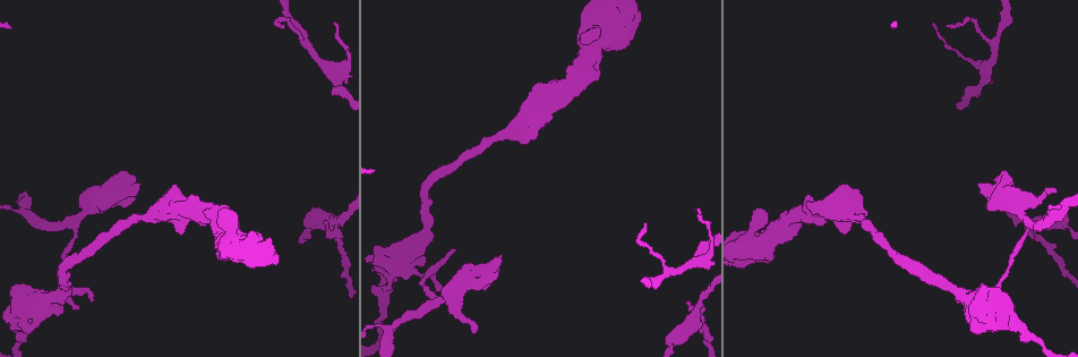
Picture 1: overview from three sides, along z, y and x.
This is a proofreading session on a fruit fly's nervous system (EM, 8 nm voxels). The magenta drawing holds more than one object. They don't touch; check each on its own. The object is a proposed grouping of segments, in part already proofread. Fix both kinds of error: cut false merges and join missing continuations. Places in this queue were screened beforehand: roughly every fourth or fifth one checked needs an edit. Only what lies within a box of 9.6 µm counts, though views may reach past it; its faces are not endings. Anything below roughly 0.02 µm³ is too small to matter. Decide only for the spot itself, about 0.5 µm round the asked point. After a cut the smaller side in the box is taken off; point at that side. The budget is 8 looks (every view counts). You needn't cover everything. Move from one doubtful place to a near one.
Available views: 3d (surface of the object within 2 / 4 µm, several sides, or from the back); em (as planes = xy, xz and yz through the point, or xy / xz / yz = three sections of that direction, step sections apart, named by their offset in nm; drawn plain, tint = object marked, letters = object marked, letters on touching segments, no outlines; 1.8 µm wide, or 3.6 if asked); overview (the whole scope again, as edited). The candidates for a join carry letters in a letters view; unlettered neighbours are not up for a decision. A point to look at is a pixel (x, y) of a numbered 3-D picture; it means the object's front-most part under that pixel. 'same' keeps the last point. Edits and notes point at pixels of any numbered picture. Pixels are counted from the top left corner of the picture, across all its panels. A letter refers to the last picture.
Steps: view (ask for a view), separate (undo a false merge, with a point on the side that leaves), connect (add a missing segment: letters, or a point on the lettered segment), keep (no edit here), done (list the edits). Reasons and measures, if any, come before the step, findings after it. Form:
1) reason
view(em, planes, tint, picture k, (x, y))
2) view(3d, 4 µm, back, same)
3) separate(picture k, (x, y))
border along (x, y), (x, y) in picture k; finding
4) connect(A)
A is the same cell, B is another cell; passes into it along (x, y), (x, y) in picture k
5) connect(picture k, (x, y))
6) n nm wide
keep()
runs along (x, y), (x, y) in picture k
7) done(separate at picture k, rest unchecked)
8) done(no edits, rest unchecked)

arms part here
view(3d, 2 µm, picture 1, (695, 307))

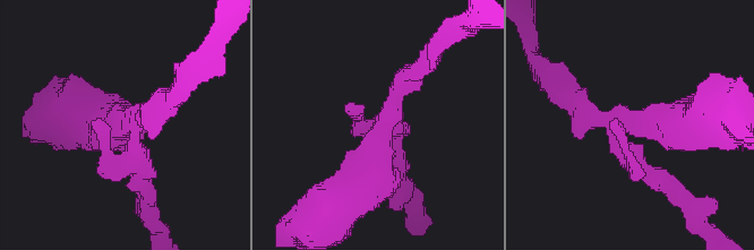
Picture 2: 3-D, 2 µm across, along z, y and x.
shape alone is not enough
view(em, planes, letters, picture 2, (635, 131))

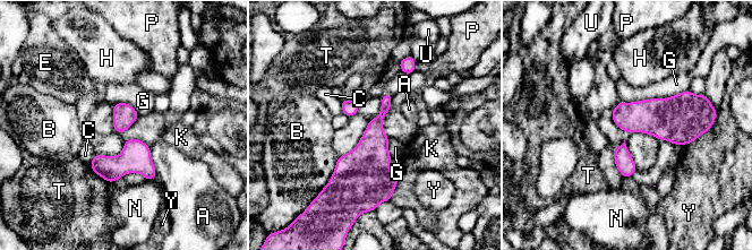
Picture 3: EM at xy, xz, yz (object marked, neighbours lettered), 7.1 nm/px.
160 nm wide; G touches over 480 nm
separate(picture 3, (386, 98))
A, B, C, E, G, H, K, N, P, T, U and Y are other cells; two cells meet here

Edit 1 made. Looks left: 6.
view(overview)

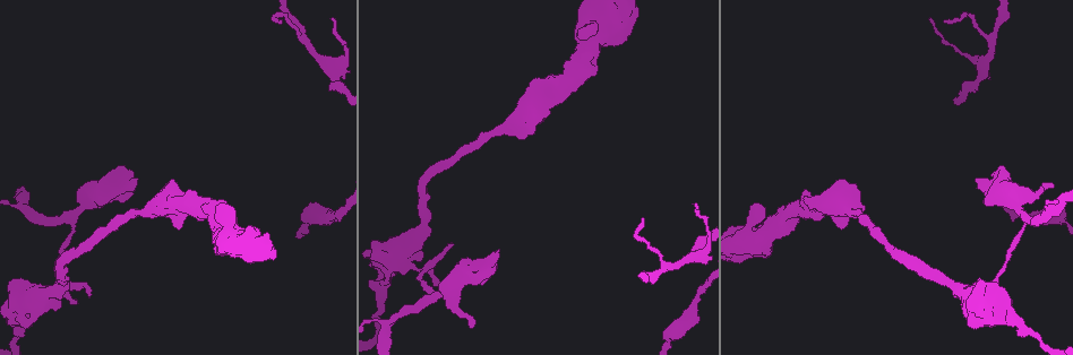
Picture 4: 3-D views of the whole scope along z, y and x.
branch point
view(em, planes, letters, picture 4, (698, 258))

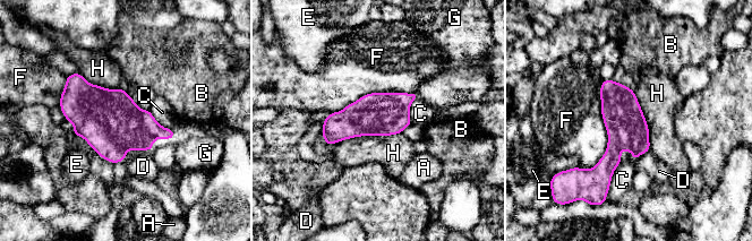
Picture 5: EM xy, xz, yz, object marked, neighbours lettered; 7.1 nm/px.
F touches over 650 nm
keep()
A, B, C, D, E, F, G and H are other cells; one cell here

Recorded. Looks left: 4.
thick end
view(3d, 2 µm, picture 4, (977, 177))

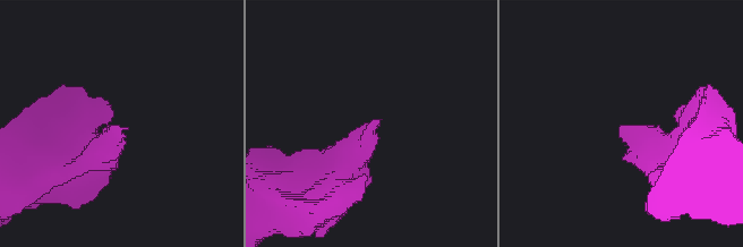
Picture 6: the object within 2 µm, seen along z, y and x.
view(em, xz, step 4, tint, picture 6, (379, 122))

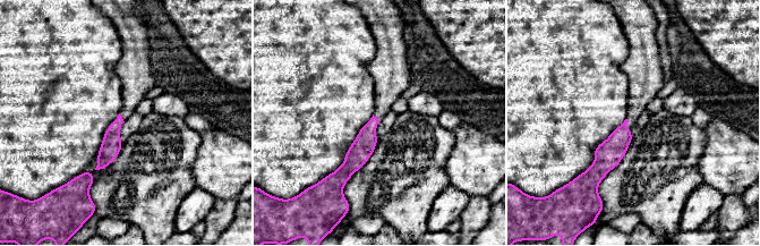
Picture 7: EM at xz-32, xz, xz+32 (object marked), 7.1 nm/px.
see the neighbours
view(em, xz, step 4, letters, same)

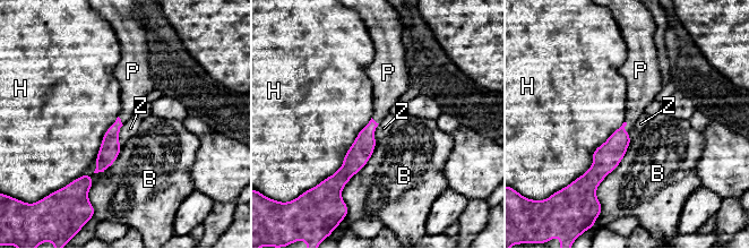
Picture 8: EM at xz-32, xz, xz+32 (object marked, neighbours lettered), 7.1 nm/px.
connect(P)
P is the same cell, B, H and Z are other cells; passes into it along (609, 155), (625, 126), (639, 94) in picture 8; it goes on there

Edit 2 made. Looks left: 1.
done(separate at picture 3, connect at picture 8, rest unchecked)

